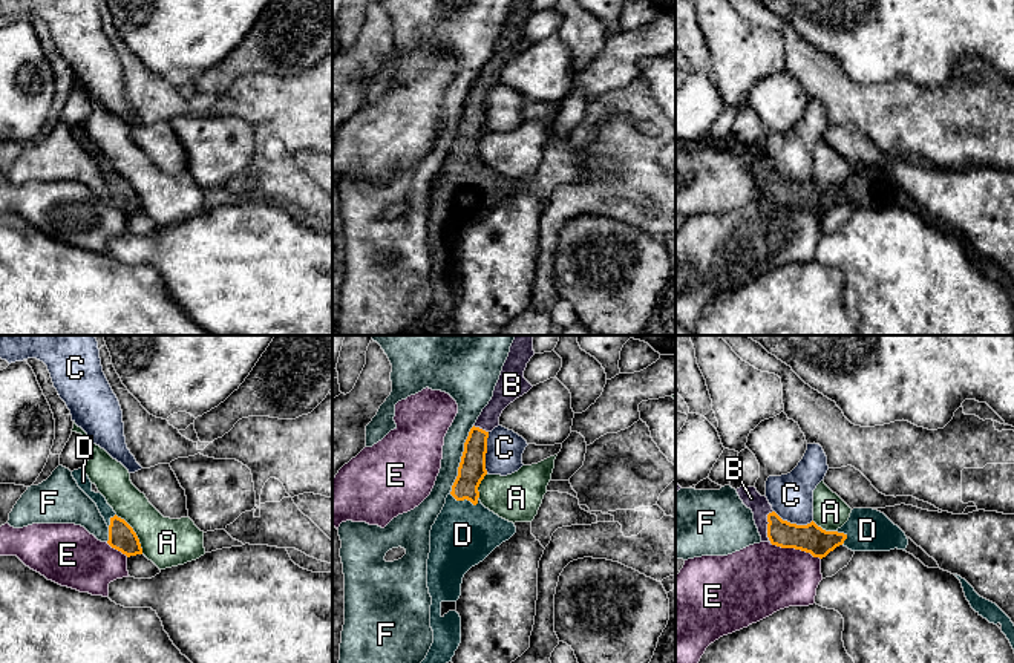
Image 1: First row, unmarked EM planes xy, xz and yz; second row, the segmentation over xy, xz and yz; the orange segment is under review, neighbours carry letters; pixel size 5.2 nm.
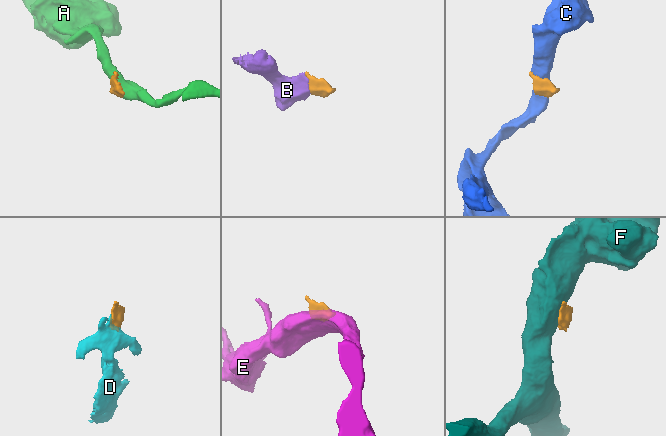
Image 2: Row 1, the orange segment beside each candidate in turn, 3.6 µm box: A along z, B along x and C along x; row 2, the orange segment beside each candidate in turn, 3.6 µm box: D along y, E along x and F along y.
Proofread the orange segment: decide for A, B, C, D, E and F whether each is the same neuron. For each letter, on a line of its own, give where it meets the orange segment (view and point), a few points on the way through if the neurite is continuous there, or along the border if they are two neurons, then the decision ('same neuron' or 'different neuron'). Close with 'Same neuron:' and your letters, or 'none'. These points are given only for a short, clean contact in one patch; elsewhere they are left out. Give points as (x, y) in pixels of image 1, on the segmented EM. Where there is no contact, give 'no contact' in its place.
A: meets orange in xy at (135, 533); border along xy (115, 515), (132, 529), (143, 553); different neuron
B: meets orange in yz at (768, 525); runs through yz (811, 538), (789, 536), (768, 525), (762, 509), (751, 498); same neuron
C: meets orange in xz at (486, 452); different neuron
D: meets orange in xz at (464, 498); runs through xz (472, 469), (464, 489), (464, 498), (463, 535); same neuron
E: meets orange in yz at (795, 548); border along yz (769, 542), (778, 547), (800, 548), (820, 559); different neuron
F: meets orange in xz at (461, 458); different neuron
Same neuron: B, D

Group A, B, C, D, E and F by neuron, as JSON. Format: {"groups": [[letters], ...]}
{"groups": [["A"], ["B", "D"], ["C"], ["E"], ["F"]]}

